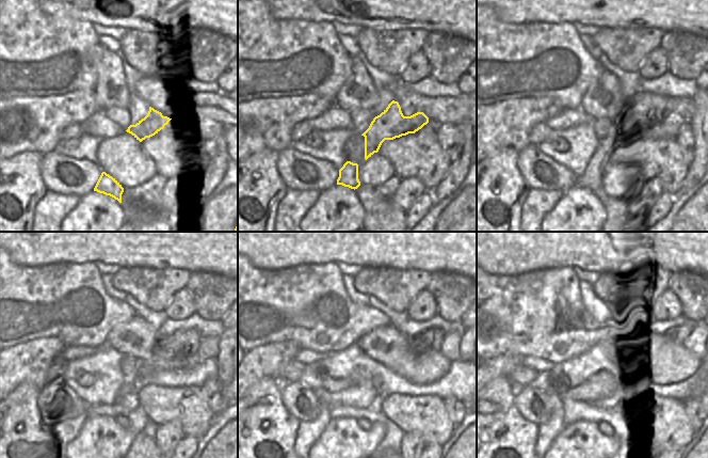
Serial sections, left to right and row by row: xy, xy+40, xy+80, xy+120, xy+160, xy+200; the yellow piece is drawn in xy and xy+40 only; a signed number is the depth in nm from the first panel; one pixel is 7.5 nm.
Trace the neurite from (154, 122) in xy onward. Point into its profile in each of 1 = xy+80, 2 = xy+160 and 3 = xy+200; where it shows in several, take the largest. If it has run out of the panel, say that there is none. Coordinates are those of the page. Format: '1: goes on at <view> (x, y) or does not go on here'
1: goes on at xy+80 (644, 115)
2: goes on at xy+160 (430, 341)
3: goes on at xy+200 (676, 335)

